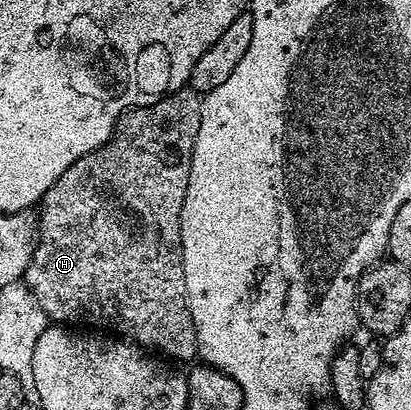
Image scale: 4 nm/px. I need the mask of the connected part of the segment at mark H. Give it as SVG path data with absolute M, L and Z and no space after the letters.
M183 89L174 92L173 95L166 95L160 101L156 101L152 105L147 107L132 107L130 110L125 111L122 116L118 118L118 124L114 127L114 135L106 142L103 147L96 149L92 153L88 153L84 157L80 157L80 161L76 161L68 169L64 169L64 173L58 178L57 181L52 184L48 189L48 193L43 197L40 204L40 210L37 212L36 222L38 225L38 243L34 247L34 252L30 258L30 264L26 269L24 276L24 284L30 291L31 296L38 302L40 309L46 315L47 320L54 325L81 325L86 329L102 329L98 327L107 327L107 332L113 333L115 336L121 337L143 349L147 352L153 353L158 357L165 357L167 360L179 359L180 362L189 364L191 360L197 356L198 342L196 341L196 329L194 328L194 322L190 316L190 310L186 308L186 290L184 289L184 265L182 264L182 242L180 241L180 209L184 205L184 193L188 193L188 173L190 172L190 166L192 165L192 153L194 152L194 146L196 145L196 133L200 133L200 113L202 112L202 95L193 89Z

